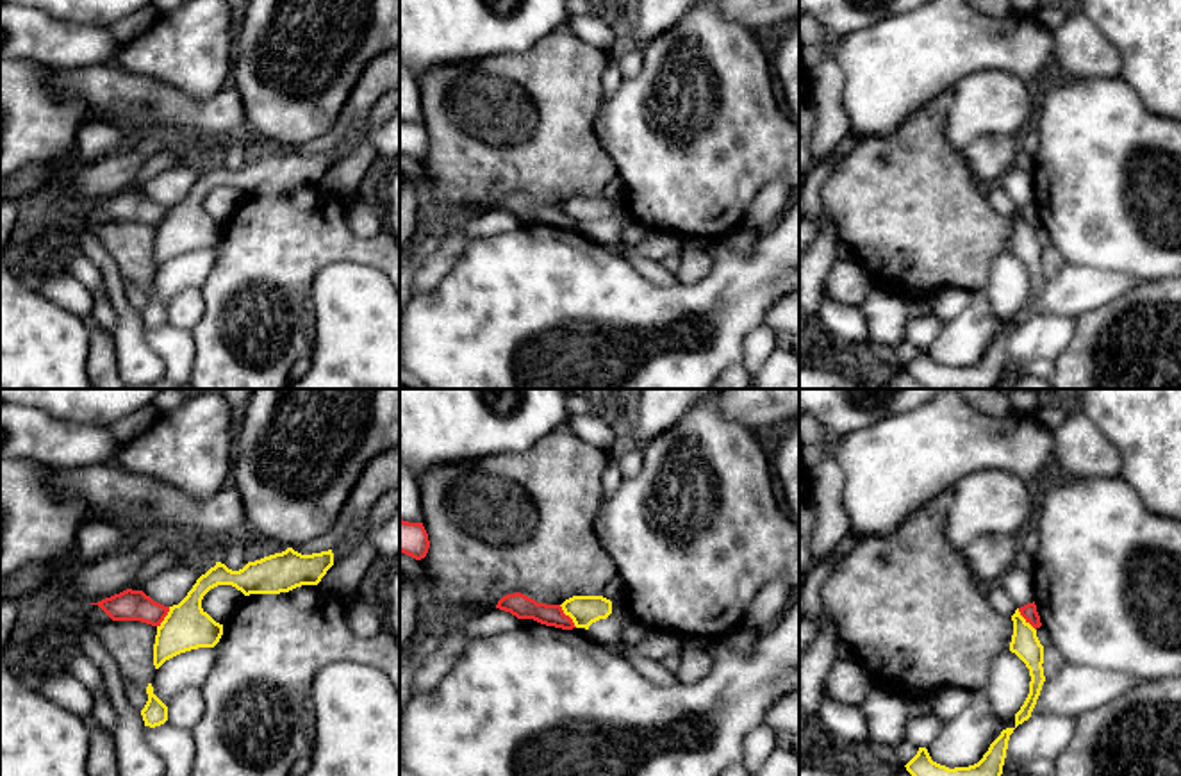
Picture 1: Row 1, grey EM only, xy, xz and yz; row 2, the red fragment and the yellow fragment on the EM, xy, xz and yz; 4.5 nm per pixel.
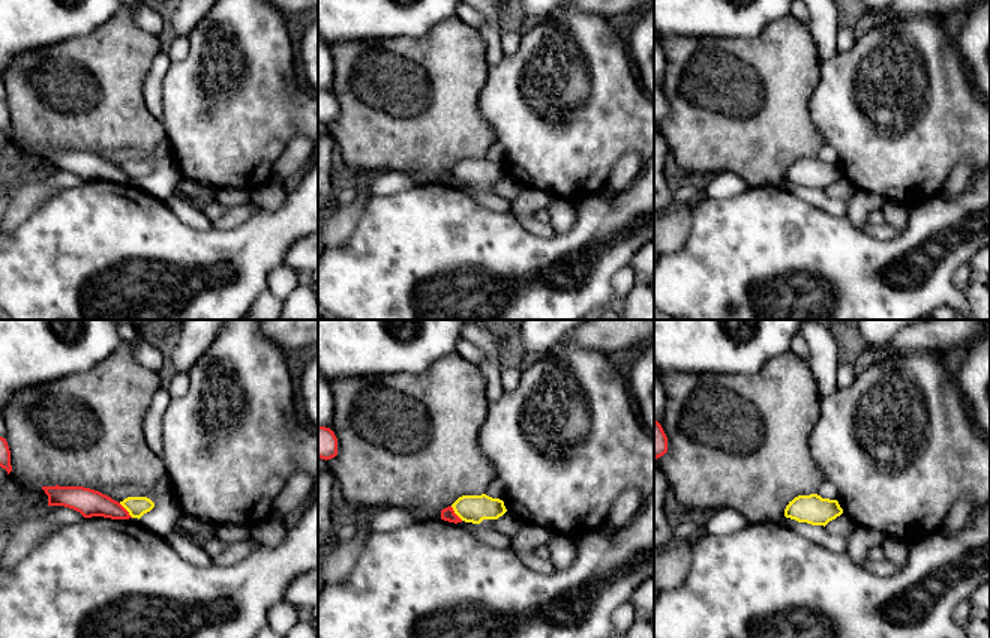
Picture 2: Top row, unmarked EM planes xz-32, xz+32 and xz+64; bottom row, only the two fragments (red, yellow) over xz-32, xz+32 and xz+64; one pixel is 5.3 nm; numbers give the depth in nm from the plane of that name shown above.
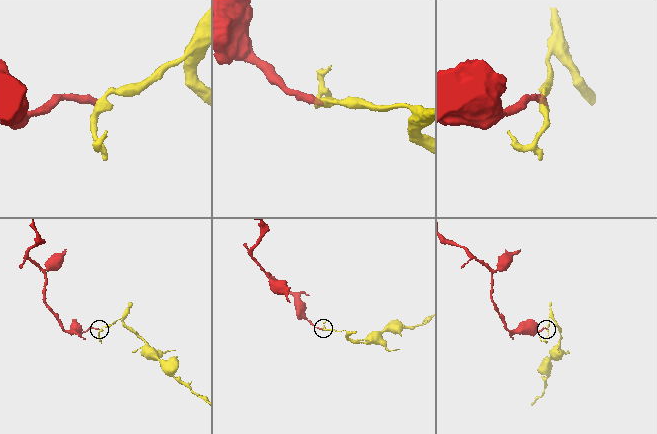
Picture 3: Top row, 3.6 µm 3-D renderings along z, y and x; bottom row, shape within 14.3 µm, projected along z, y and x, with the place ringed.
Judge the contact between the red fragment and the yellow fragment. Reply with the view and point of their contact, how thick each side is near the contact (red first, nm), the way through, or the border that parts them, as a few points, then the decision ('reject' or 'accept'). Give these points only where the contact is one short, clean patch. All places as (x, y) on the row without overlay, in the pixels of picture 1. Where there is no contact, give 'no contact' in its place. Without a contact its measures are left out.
contact xz (568, 216); calibres 110 and 140 nm; border xz (559, 206), (577, 227); reject

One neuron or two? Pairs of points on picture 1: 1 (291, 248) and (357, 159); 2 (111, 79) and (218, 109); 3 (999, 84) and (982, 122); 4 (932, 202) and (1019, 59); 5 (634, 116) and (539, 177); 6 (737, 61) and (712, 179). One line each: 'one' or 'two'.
1: two
2: one
3: one
4: two
5: two
6: one

